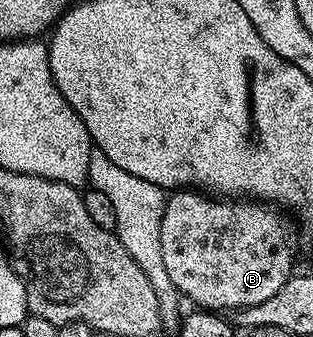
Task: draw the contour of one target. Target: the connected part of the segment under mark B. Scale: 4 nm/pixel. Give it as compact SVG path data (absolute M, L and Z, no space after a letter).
M178 190L173 194L167 195L166 205L164 206L164 218L160 222L160 250L164 254L164 270L168 270L168 278L172 278L172 286L177 290L179 297L191 300L191 305L197 306L202 310L209 310L219 314L225 313L225 308L237 310L248 306L257 306L259 302L265 302L267 298L272 298L284 282L295 271L294 252L290 249L290 236L286 233L286 224L282 221L282 216L277 207L271 206L266 202L255 202L249 198L215 198L210 194L203 194L198 190Z

